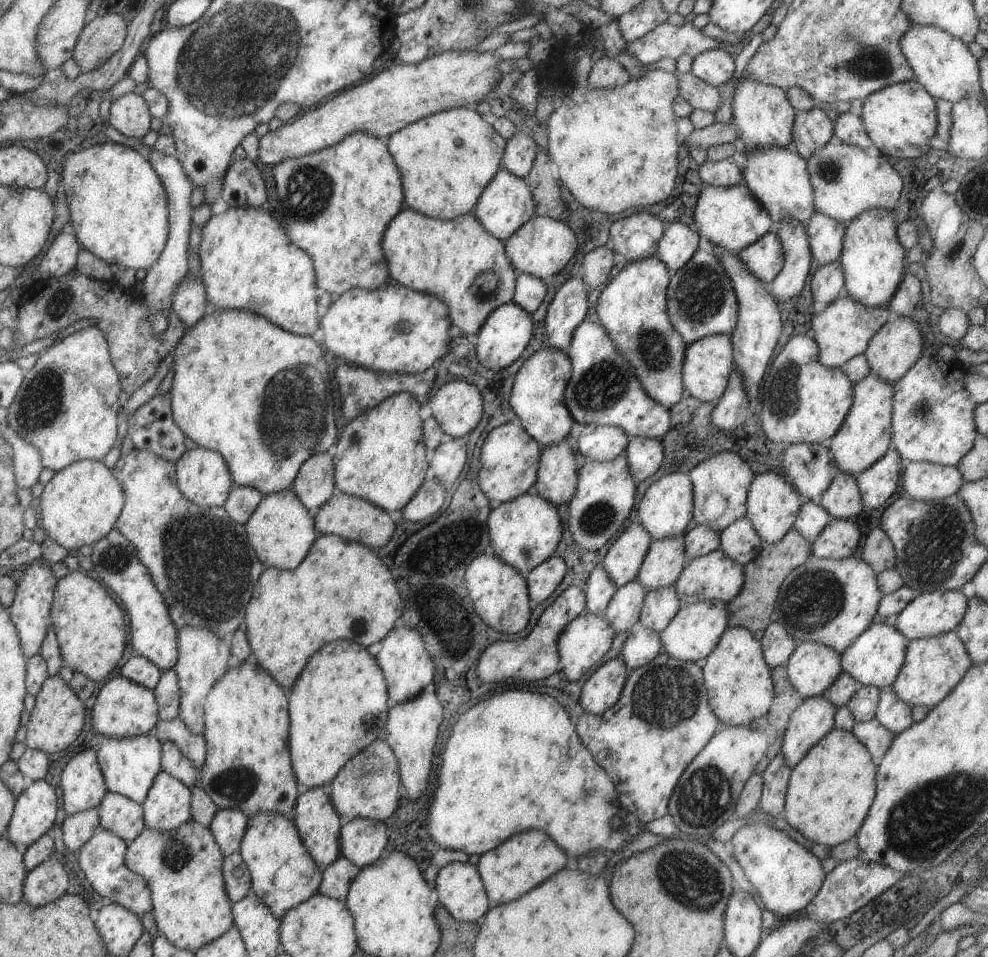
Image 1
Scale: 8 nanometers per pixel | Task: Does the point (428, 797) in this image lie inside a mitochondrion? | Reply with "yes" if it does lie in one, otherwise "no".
no

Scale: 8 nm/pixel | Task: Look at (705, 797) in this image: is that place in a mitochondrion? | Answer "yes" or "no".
yes

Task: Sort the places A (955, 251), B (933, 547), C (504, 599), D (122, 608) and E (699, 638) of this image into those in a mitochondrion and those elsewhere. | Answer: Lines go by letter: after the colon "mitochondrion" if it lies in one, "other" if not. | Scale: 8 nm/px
A: mitochondrion
B: mitochondrion
C: other
D: other
E: other

